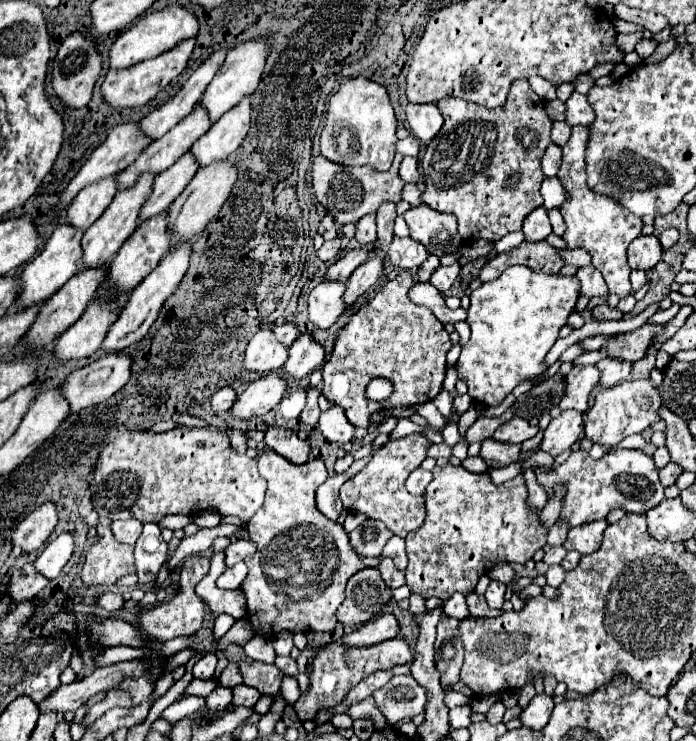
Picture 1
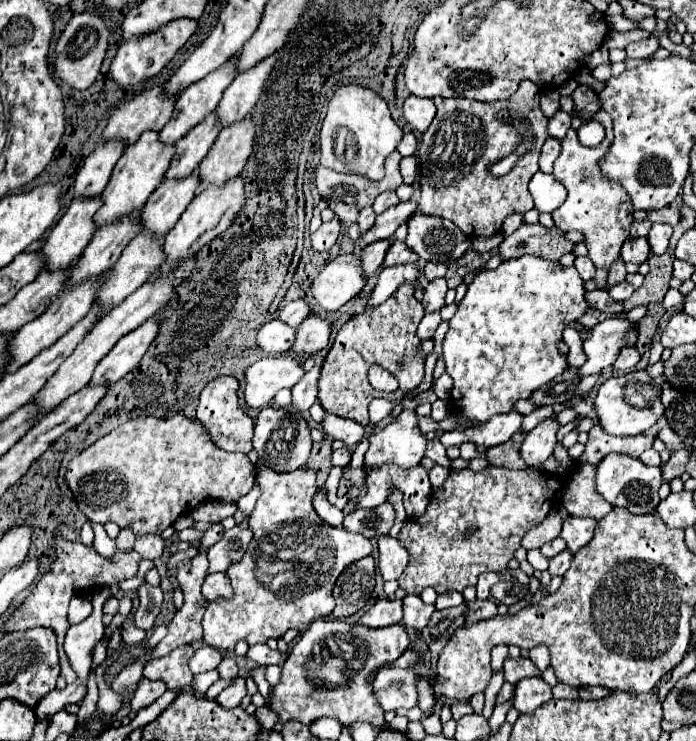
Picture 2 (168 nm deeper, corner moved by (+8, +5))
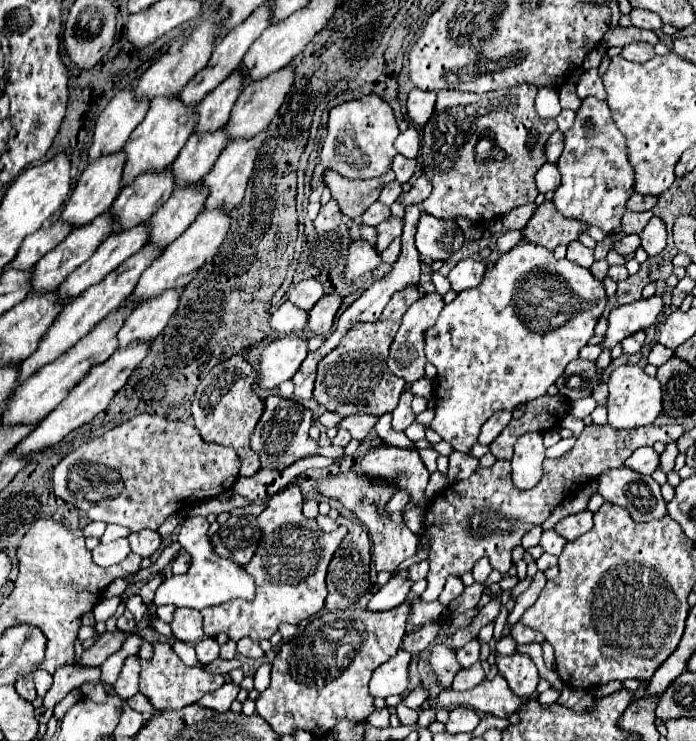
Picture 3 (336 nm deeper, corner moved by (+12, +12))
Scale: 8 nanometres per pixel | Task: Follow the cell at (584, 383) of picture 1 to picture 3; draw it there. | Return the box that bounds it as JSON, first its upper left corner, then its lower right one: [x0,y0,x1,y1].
[602,296,662,350]

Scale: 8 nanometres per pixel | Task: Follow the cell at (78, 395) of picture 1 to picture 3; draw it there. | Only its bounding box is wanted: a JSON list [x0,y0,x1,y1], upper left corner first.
[118,290,180,350]

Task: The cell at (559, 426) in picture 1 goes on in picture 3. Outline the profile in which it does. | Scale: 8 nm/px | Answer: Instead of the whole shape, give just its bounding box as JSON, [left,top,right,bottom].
[512,432,544,488]

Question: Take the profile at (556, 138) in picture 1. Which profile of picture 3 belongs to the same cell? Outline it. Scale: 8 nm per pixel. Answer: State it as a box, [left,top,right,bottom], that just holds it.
[556,110,574,132]

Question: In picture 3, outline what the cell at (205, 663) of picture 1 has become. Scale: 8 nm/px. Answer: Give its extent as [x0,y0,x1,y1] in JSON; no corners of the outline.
[194,638,220,664]

